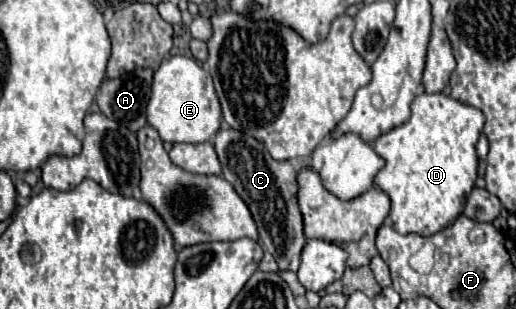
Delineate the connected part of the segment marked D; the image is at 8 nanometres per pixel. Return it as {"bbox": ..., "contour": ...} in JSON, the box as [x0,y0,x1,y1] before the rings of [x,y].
{"bbox":[374,94,484,236],"contour":[[[420,94],[412,102],[412,116],[402,126],[392,128],[374,142],[374,150],[386,160],[386,166],[376,174],[374,184],[390,196],[390,218],[400,234],[420,234],[430,236],[446,226],[450,226],[464,210],[466,196],[474,188],[478,156],[476,142],[482,133],[484,114],[468,104],[462,104],[446,94]]]}

